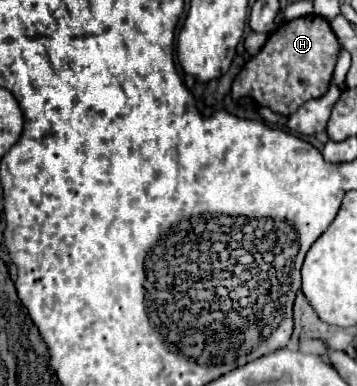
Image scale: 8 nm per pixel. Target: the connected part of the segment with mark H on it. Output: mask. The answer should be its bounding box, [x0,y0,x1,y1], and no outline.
[233,16,339,116]

